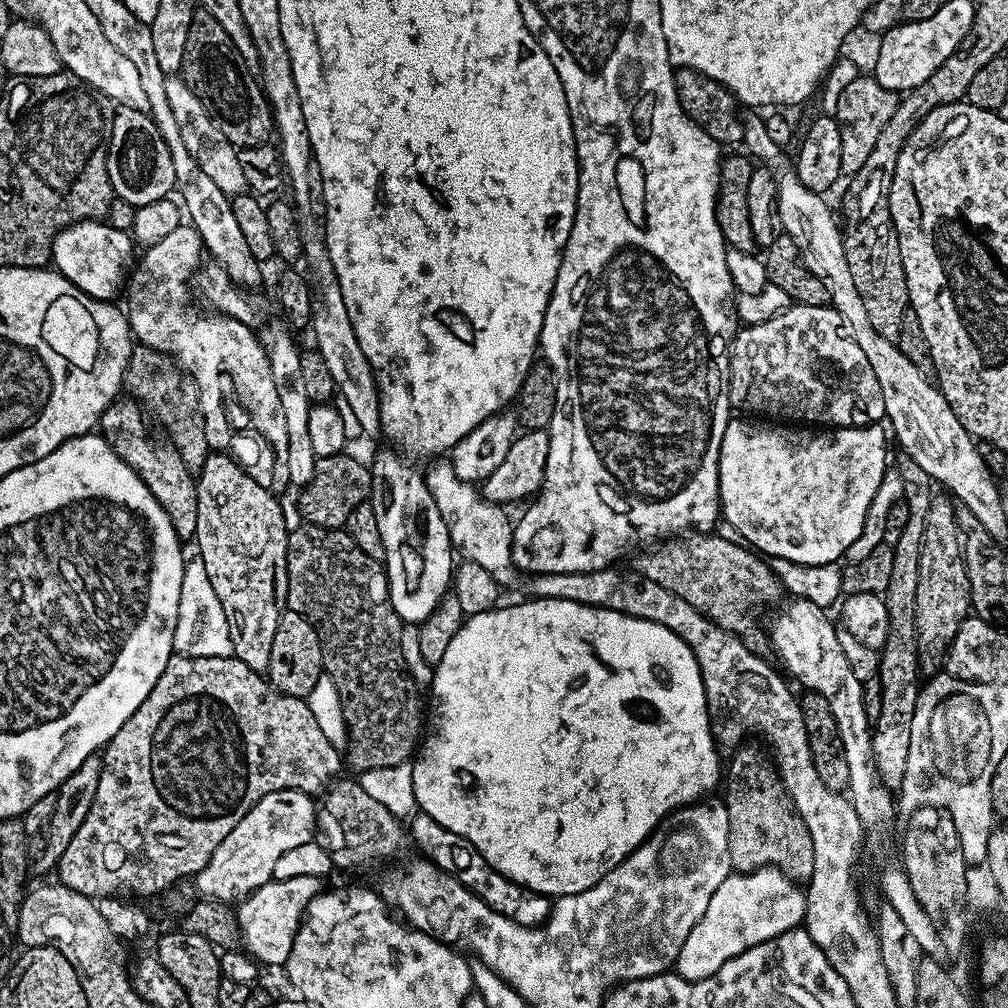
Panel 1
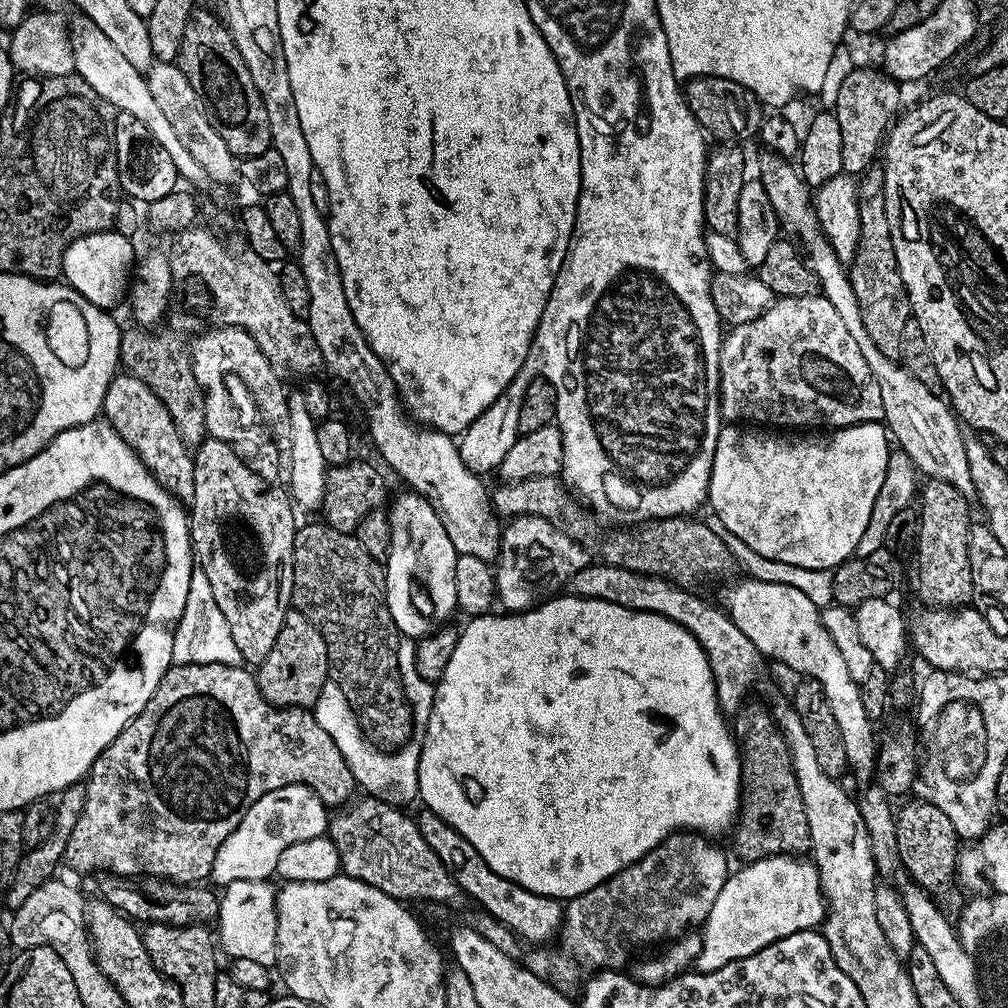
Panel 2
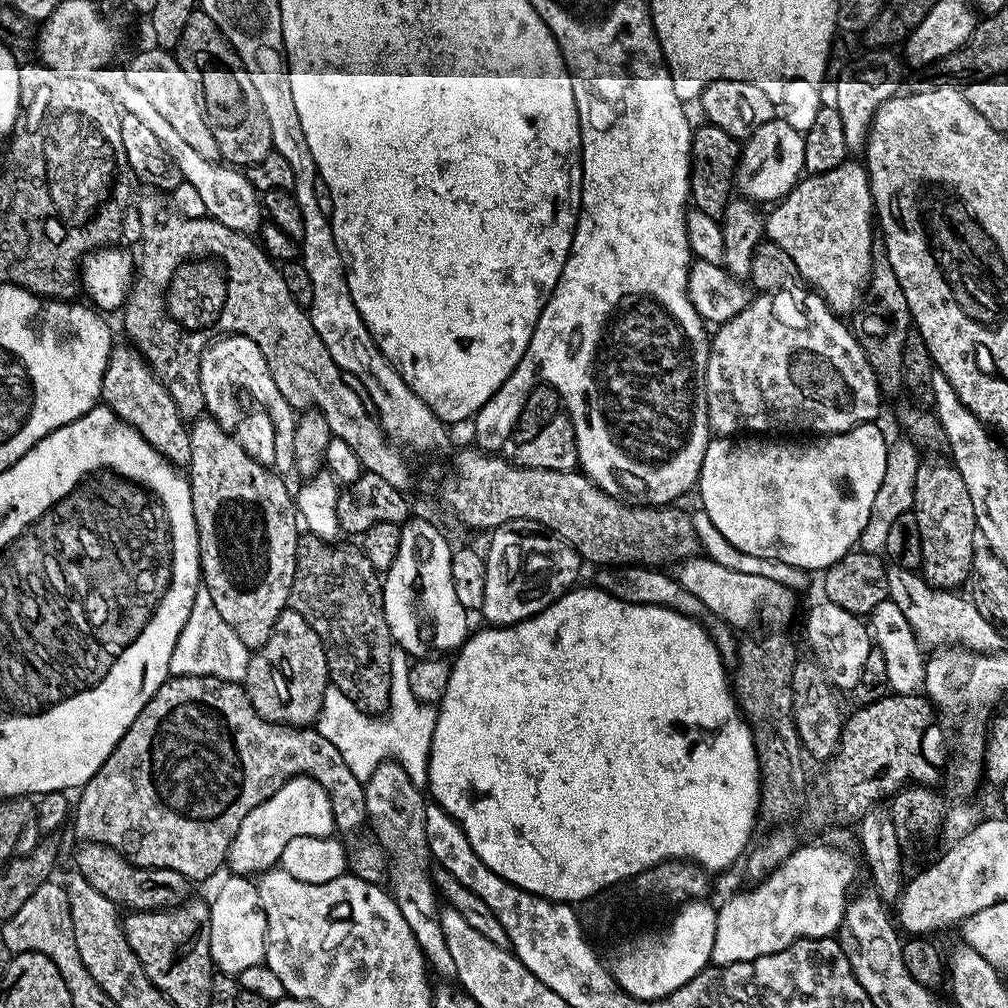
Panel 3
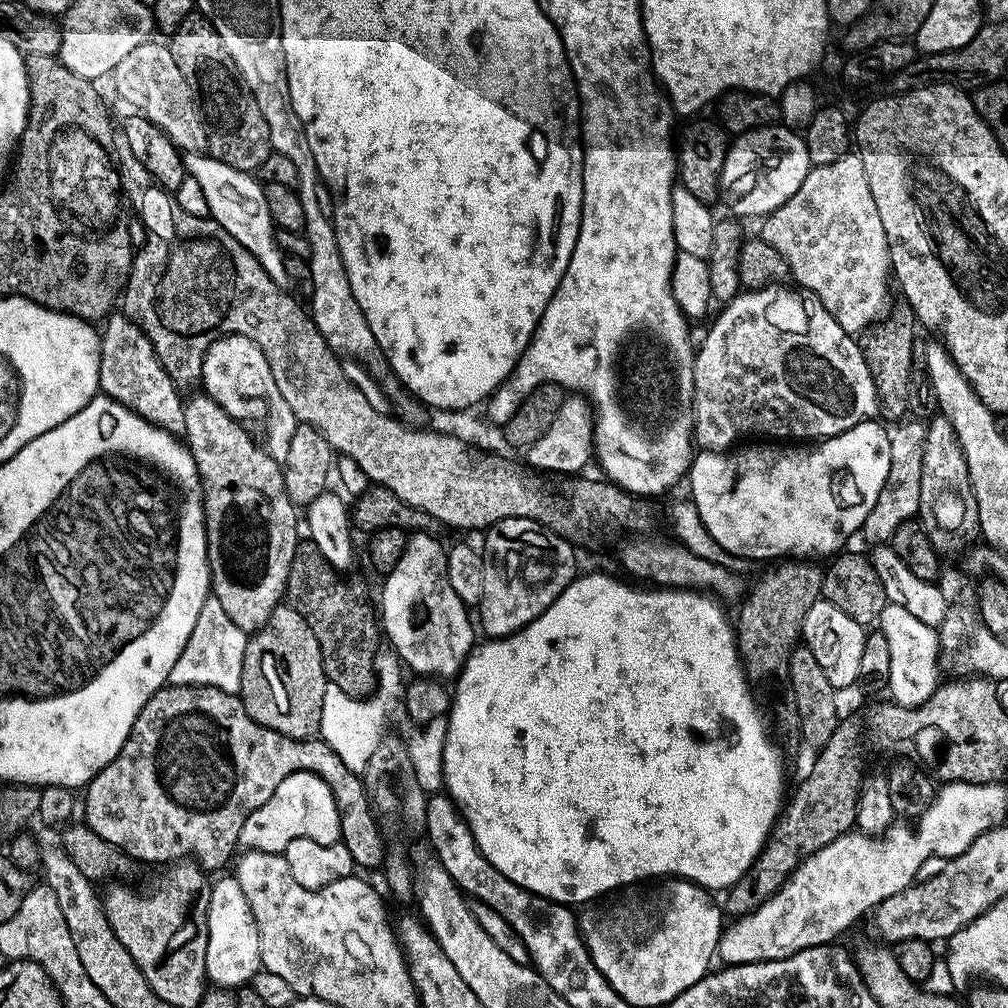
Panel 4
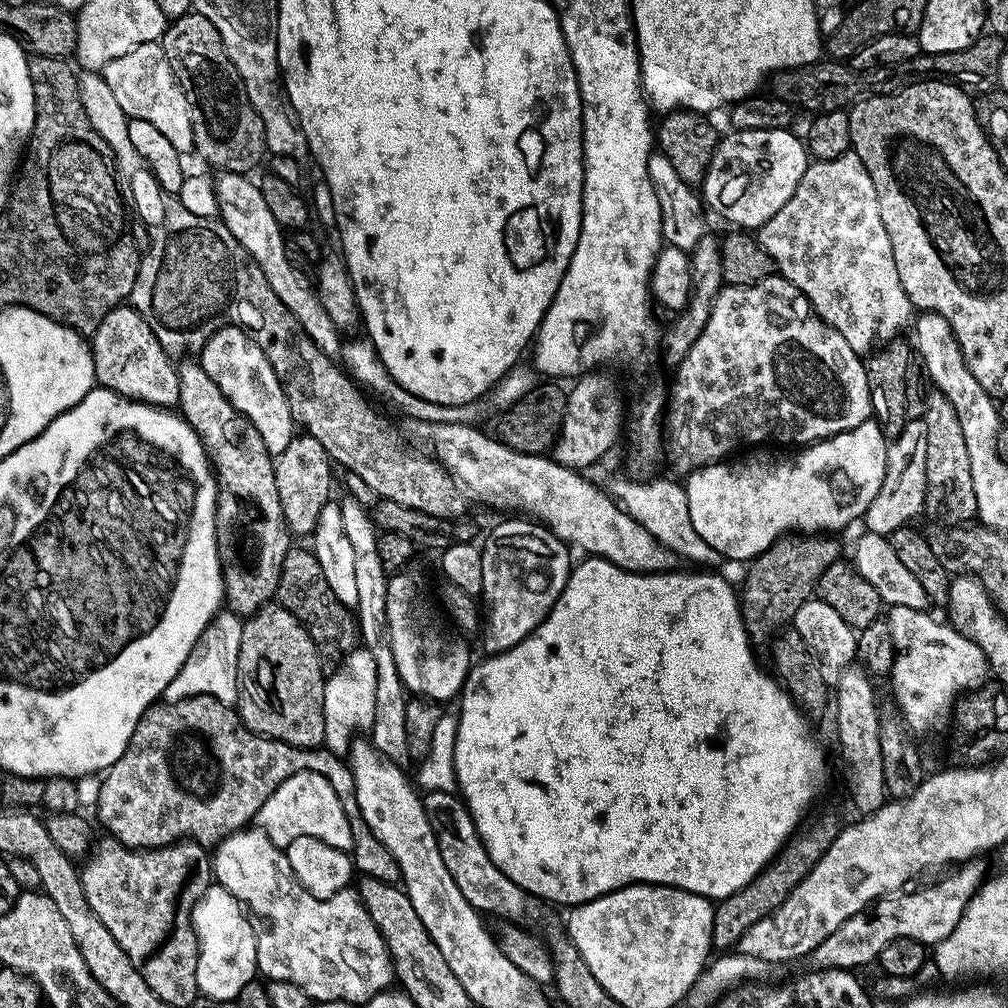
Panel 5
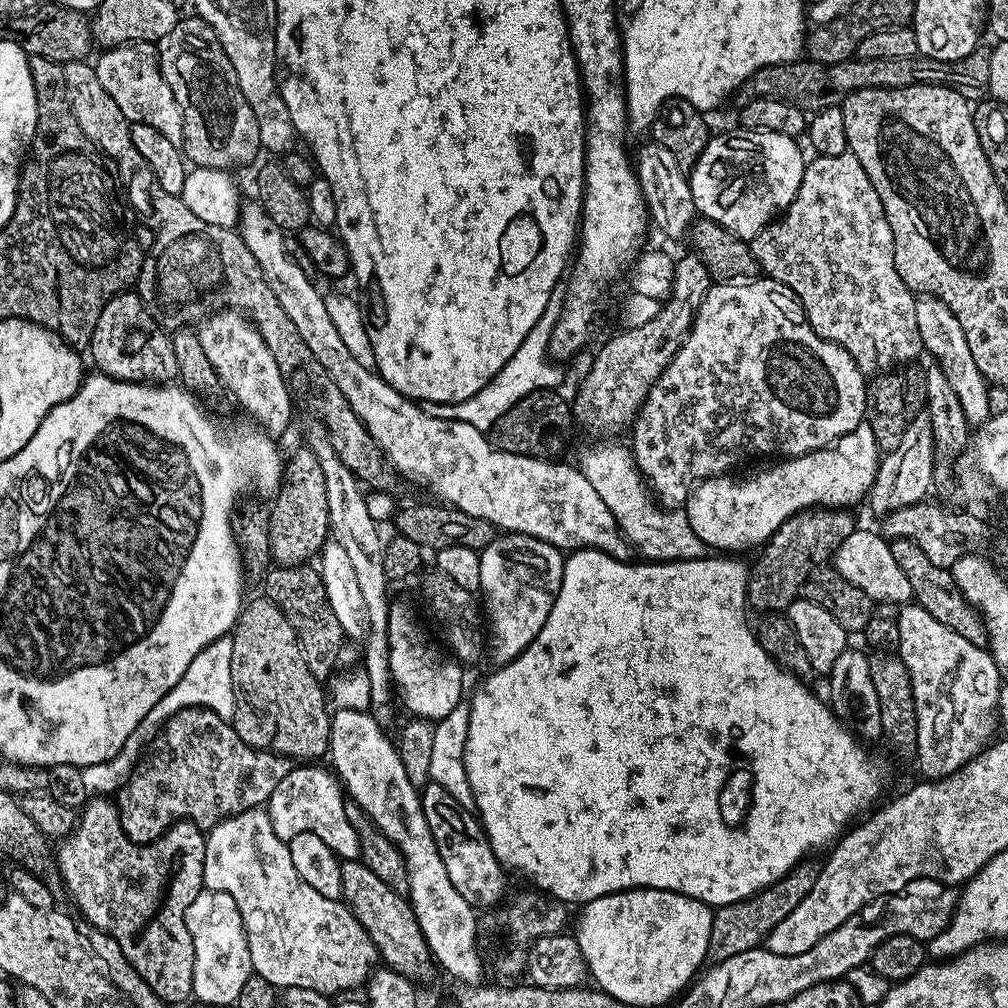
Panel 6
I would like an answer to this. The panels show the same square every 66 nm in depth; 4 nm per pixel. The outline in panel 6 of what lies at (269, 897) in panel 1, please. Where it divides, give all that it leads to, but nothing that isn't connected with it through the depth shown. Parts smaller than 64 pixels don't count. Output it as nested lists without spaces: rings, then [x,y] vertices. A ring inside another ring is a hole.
[[[201,890],[184,911],[186,926],[194,942],[194,986],[192,996],[204,1004],[235,1005],[246,978],[254,975],[244,923],[238,906],[228,892]]]

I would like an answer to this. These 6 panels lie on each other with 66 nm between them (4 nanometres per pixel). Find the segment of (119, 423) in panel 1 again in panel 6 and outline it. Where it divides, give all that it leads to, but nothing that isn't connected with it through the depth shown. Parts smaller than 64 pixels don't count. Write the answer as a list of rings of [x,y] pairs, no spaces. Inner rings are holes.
[[[135,290],[120,292],[106,302],[98,318],[98,326],[94,326],[91,352],[93,362],[100,367],[97,369],[115,380],[172,382],[178,376],[171,335],[153,320]]]

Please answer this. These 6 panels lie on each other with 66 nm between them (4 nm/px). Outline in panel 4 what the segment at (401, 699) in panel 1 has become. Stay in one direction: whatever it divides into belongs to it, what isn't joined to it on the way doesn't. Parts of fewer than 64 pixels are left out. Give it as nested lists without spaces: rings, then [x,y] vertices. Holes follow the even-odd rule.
[[[311,542],[301,543],[296,549],[294,562],[290,566],[286,602],[291,608],[298,610],[298,614],[302,614],[302,618],[306,618],[310,630],[314,630],[314,638],[318,638],[318,646],[322,650],[325,661],[332,662],[332,660],[338,658],[346,660],[350,657],[348,662],[348,674],[342,675],[338,680],[335,679],[335,687],[343,690],[348,696],[364,698],[367,697],[378,684],[377,669],[376,672],[372,669],[372,659],[376,656],[376,632],[378,636],[378,628],[377,625],[376,628],[372,625],[372,620],[368,617],[367,610],[356,601],[355,594],[336,576],[339,576],[337,569],[330,567],[329,564],[320,557],[320,551],[318,551]]]

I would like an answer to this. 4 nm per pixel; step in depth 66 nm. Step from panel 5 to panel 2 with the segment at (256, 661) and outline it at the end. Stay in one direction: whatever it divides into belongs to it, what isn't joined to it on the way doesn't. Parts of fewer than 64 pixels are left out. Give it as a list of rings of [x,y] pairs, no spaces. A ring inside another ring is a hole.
[[[289,610],[285,614],[282,630],[278,630],[278,638],[258,666],[255,677],[262,695],[277,708],[308,710],[316,705],[322,686],[330,680],[328,651],[322,634],[301,612]]]

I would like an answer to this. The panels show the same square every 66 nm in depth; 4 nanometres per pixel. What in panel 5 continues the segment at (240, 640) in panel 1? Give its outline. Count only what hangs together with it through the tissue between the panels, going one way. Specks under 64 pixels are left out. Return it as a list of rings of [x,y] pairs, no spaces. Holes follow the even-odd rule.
[[[181,359],[178,371],[179,413],[198,434],[208,452],[208,459],[212,461],[212,471],[216,474],[216,545],[220,555],[220,572],[224,575],[224,599],[227,607],[237,616],[247,618],[275,597],[282,574],[282,562],[290,547],[290,533],[275,485],[274,457],[267,452],[262,434],[258,434],[258,430],[242,415],[235,403],[227,400],[217,382],[203,370],[199,359]]]

